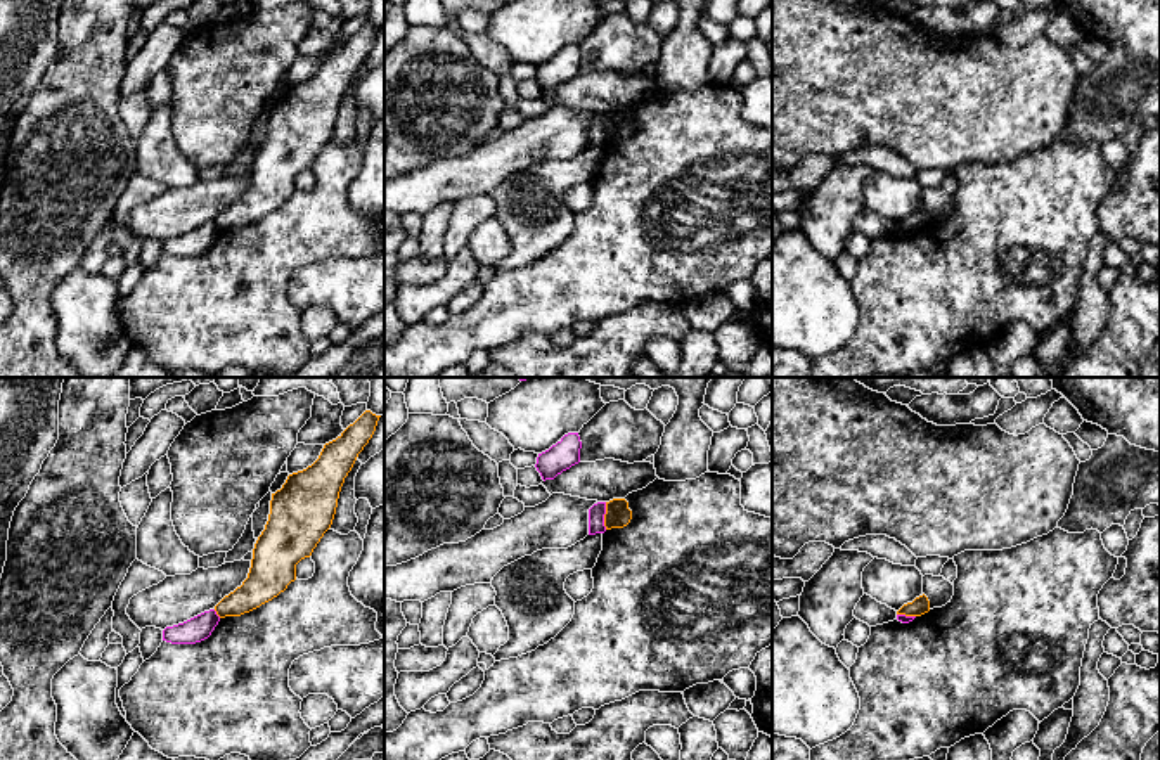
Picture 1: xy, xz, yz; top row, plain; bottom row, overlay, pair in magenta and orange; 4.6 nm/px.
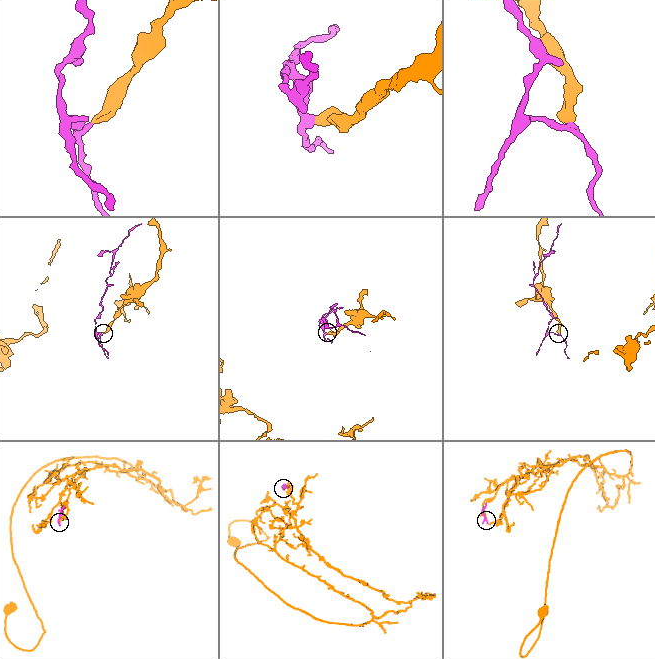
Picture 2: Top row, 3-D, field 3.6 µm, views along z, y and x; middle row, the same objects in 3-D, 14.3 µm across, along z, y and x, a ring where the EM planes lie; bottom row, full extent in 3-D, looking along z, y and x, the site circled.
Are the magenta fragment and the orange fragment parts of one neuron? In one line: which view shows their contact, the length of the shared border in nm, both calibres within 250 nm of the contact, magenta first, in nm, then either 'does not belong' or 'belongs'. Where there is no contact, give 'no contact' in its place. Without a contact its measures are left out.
meets magenta in xz; contact 130 nm long; 80 nm thick on the magenta side, 120 nm on the other; does not belong

